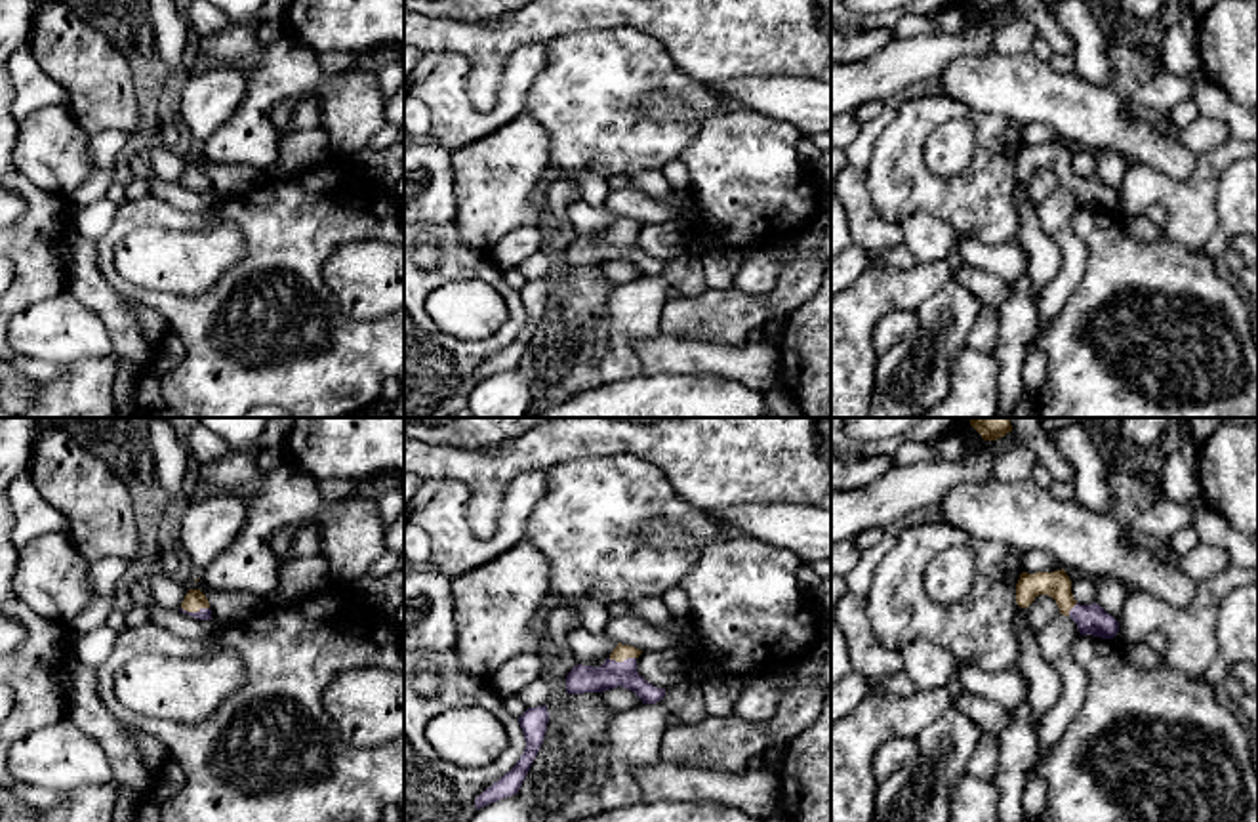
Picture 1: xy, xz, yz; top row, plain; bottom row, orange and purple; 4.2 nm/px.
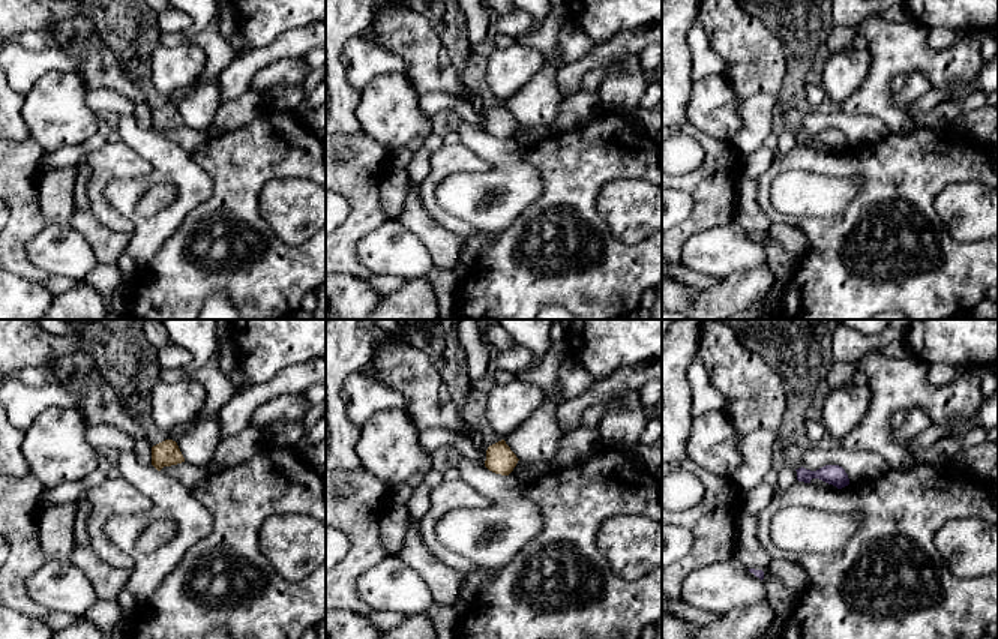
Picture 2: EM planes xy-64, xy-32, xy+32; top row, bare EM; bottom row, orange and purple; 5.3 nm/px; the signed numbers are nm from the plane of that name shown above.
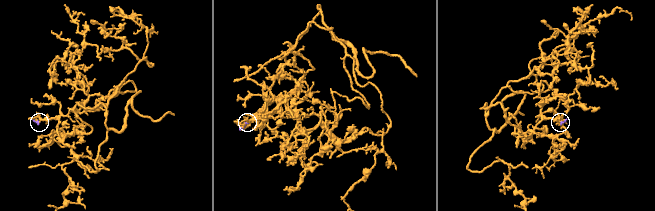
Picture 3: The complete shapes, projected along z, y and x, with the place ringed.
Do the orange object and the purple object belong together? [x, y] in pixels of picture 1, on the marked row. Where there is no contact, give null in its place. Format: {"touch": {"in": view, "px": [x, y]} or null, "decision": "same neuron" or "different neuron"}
{"touch": {"in": "xy", "px": [195, 611]}, "decision": "same neuron"}

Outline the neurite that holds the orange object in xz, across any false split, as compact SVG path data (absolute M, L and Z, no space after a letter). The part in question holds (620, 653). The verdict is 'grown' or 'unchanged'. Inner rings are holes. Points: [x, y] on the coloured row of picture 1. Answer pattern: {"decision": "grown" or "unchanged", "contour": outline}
{"decision": "grown", "contour": "M618 643L600 668L581 664L574 666L566 675L566 692L604 692L623 687L633 690L642 700L642 704L656 704L663 700L665 688L650 685L637 671L637 658L640 652L642 650L635 647Z"}

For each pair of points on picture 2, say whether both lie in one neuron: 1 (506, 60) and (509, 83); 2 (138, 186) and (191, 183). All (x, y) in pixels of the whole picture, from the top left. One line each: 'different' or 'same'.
1: same
2: same

